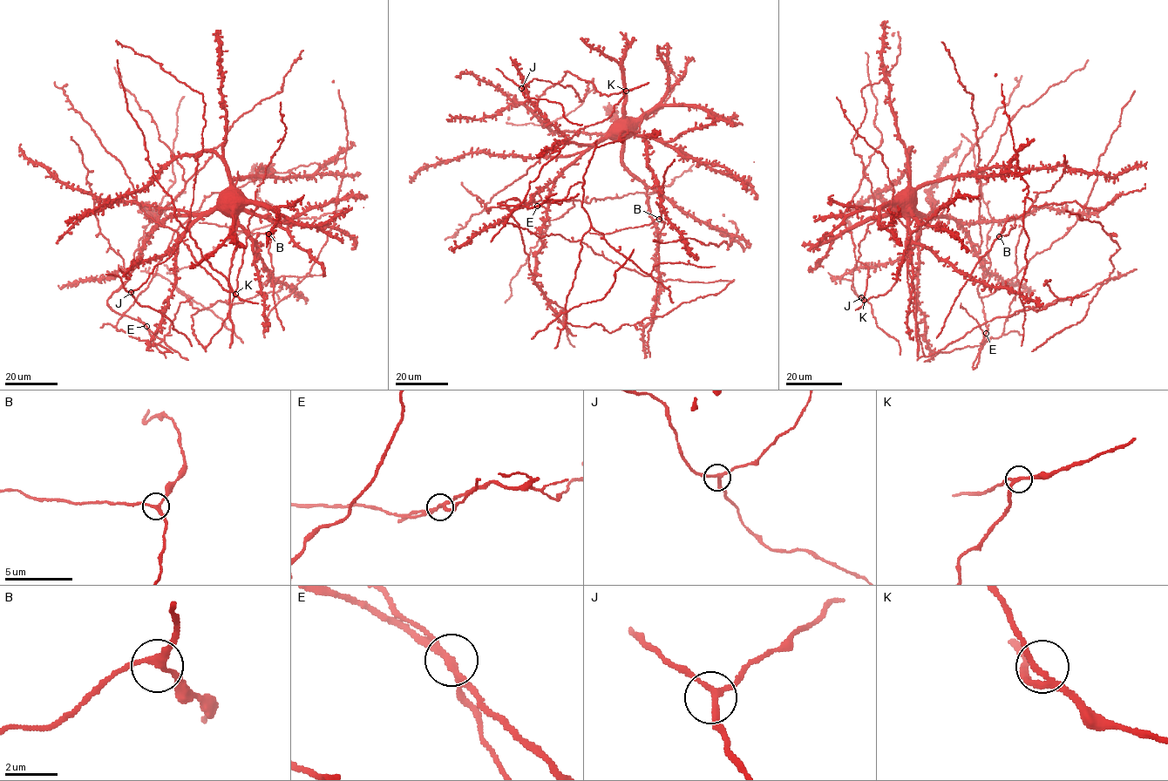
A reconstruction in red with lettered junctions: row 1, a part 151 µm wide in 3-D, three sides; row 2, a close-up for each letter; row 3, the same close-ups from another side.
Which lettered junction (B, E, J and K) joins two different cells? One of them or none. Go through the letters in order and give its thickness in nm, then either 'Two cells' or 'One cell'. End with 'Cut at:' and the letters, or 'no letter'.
B: Thickness 200 nm. One cell
E: Thickness 200 nm. Two cells
J: Thickness 200 nm. One cell
K: Thickness 200 nm. One cell
Cut at: E

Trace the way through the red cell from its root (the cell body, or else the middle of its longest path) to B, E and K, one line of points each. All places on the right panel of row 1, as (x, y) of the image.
B: (897, 203), (897, 208), (906, 219), (910, 237), (914, 242), (928, 247), (970, 280), (978, 261), (999, 236)
E: (897, 203), (904, 210), (949, 215), (967, 234), (984, 271), (978, 293), (983, 304), (986, 333)
K: (897, 203), (920, 218), (918, 244), (907, 247), (892, 288), (884, 295), (864, 300)

